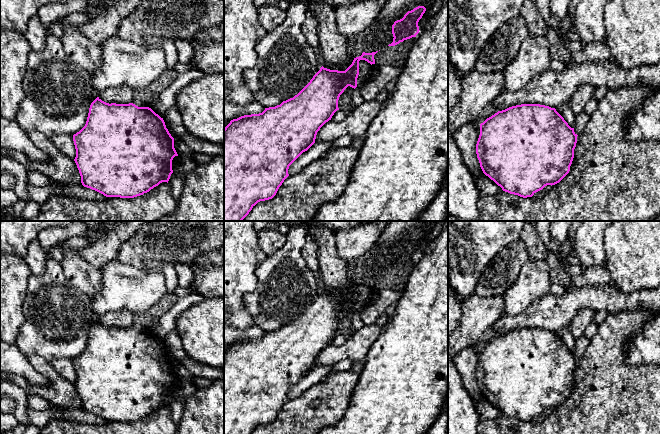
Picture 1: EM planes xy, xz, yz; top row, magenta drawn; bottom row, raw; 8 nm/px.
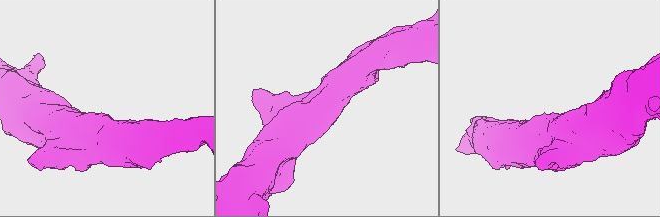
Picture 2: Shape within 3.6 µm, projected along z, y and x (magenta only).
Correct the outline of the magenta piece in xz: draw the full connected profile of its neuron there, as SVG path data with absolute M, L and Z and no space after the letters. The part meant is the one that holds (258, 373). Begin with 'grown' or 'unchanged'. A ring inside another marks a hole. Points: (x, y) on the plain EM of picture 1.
unchanged; M378 275L372 277L363 276L361 280L354 282L352 288L345 295L330 294L322 290L320 294L313 300L310 306L293 322L283 325L280 329L277 329L275 331L265 332L265 334L262 337L244 339L230 345L230 347L224 352L224 434L252 434L252 432L258 426L272 423L276 419L279 411L282 409L284 404L289 400L288 398L289 390L303 376L307 375L315 367L317 356L326 346L331 344L334 337L337 334L339 334L338 324L340 319L344 316L344 314L348 310L354 313L357 311L357 302L359 299L359 285L365 284L371 289L375 288L374 279L377 276Z

